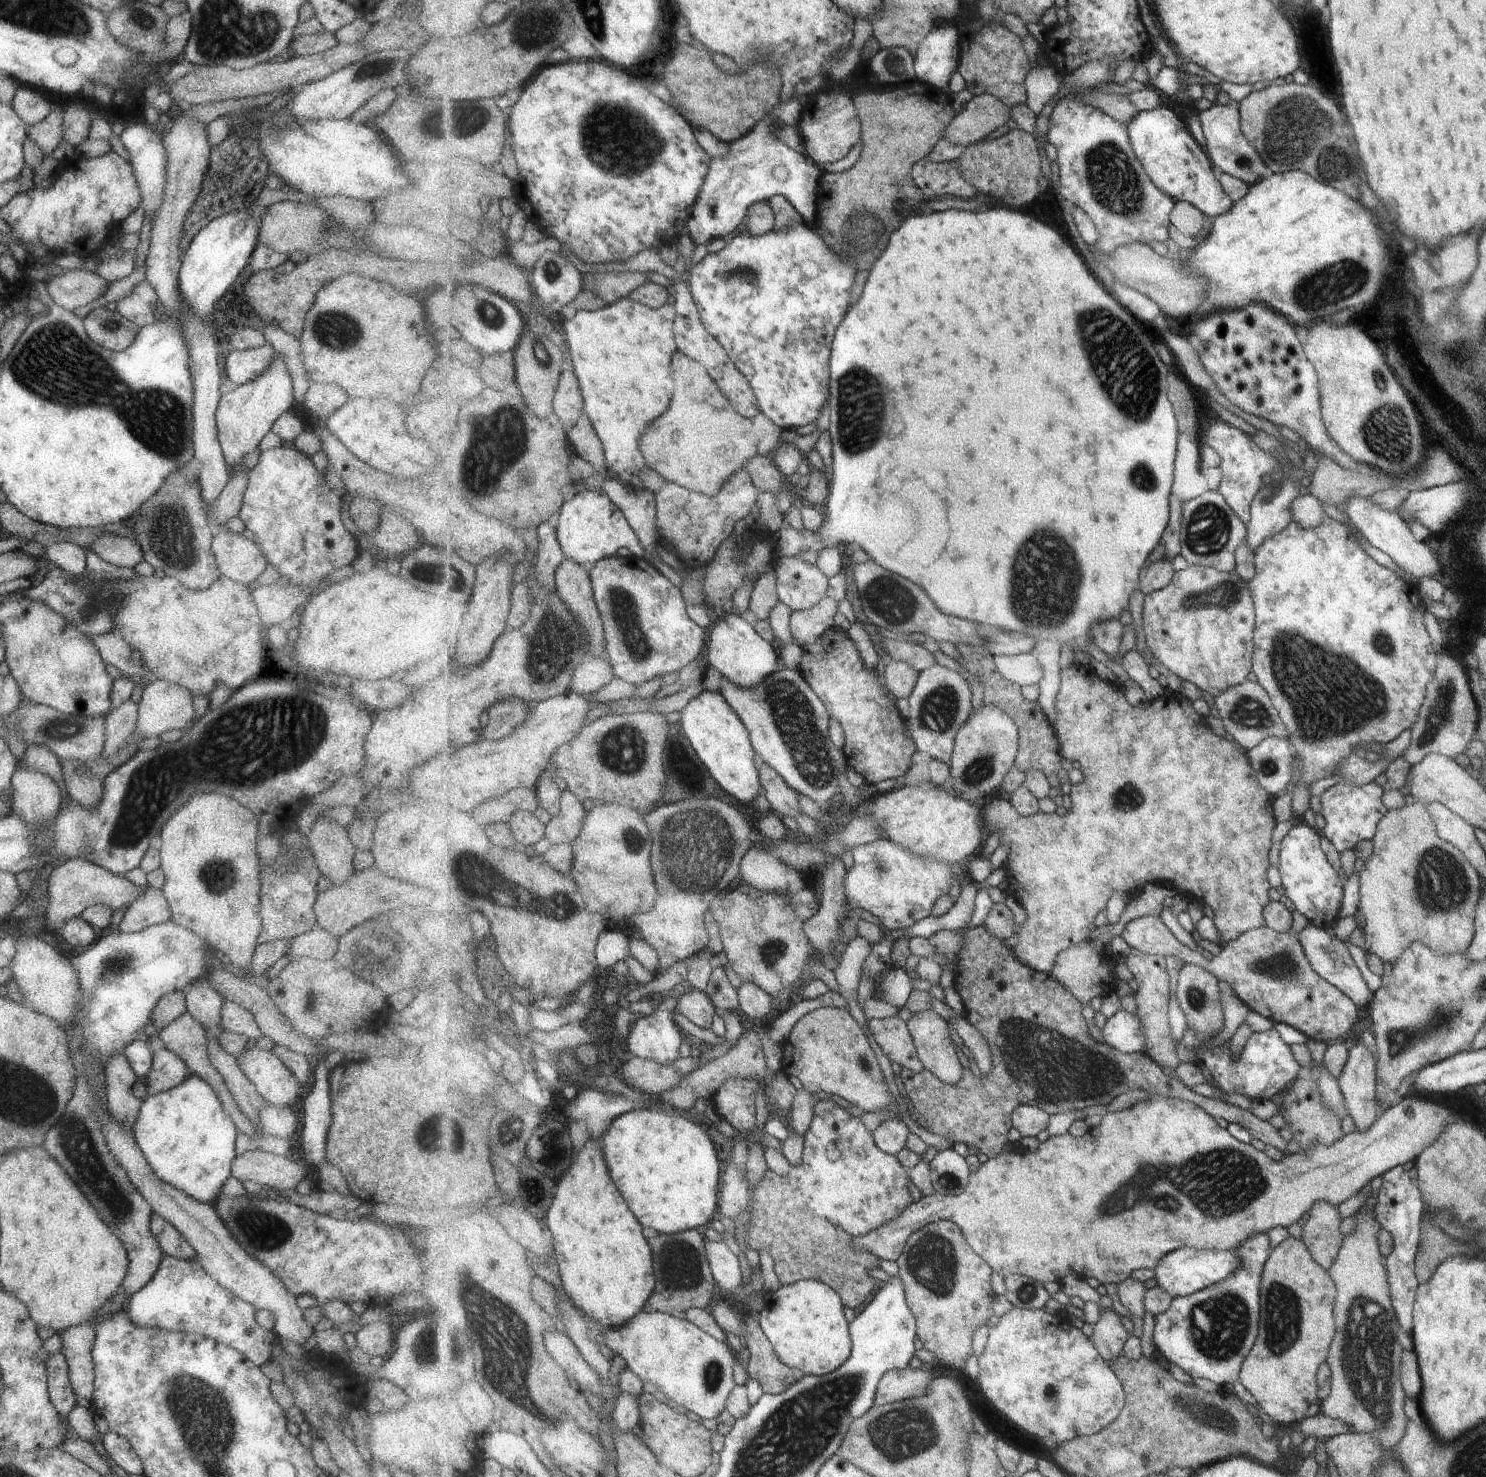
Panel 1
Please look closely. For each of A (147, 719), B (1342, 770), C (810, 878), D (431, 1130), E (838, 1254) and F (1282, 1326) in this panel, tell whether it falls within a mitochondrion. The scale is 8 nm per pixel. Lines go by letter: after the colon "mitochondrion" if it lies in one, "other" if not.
A: other
B: other
C: other
D: mitochondrion
E: other
F: mitochondrion

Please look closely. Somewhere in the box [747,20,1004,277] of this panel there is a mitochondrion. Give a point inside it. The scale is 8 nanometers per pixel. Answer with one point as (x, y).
(860, 226)

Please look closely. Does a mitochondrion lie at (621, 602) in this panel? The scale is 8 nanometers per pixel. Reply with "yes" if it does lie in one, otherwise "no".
yes

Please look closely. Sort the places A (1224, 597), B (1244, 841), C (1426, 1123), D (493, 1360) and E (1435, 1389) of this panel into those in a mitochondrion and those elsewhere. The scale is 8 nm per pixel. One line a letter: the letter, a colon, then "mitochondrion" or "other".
A: mitochondrion
B: other
C: other
D: mitochondrion
E: other

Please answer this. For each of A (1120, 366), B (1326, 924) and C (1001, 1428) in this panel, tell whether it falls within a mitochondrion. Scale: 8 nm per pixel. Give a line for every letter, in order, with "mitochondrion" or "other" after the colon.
A: mitochondrion
B: other
C: mitochondrion

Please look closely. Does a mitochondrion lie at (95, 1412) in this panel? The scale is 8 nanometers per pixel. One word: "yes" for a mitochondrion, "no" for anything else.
no

